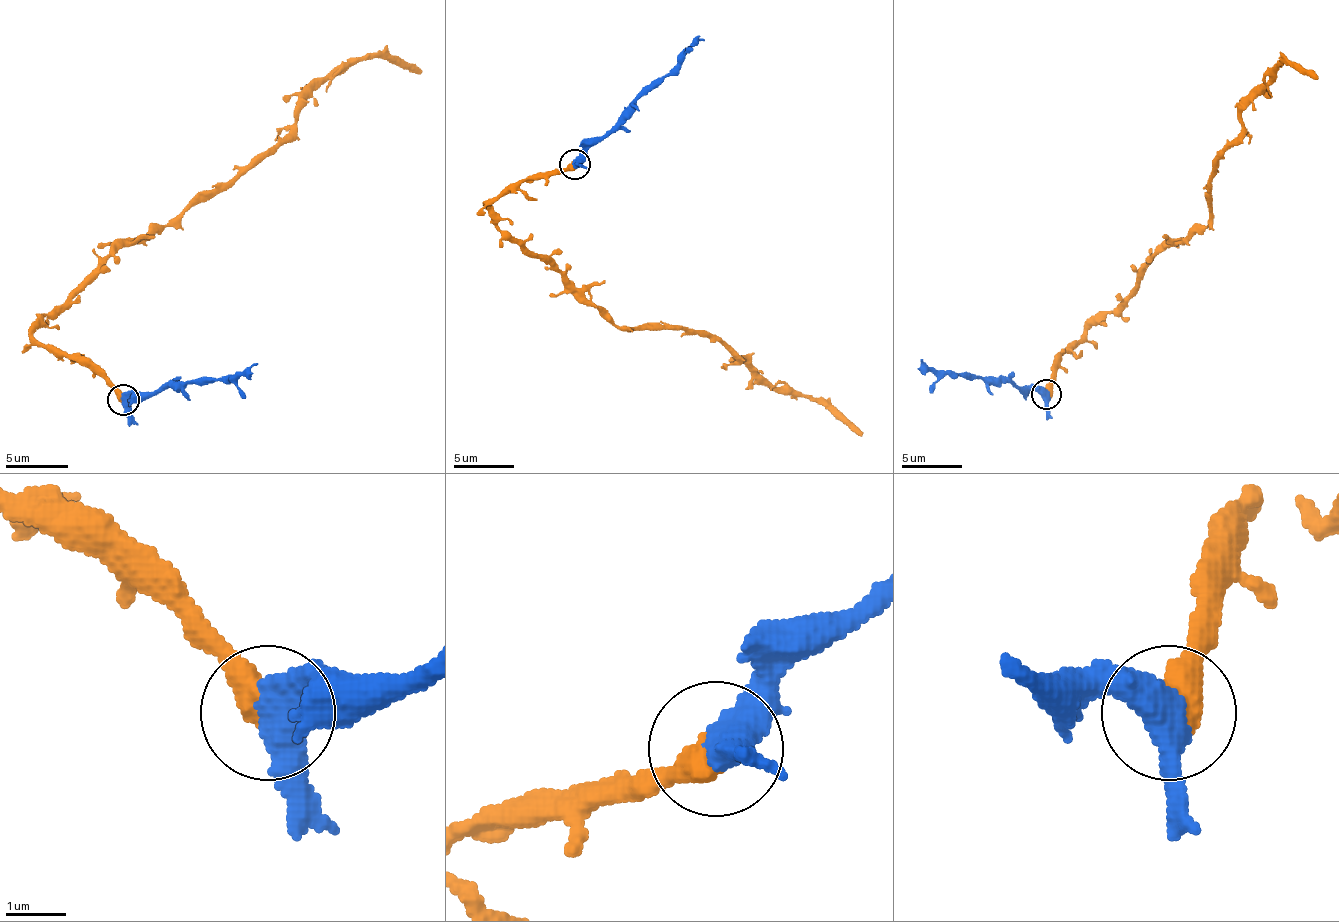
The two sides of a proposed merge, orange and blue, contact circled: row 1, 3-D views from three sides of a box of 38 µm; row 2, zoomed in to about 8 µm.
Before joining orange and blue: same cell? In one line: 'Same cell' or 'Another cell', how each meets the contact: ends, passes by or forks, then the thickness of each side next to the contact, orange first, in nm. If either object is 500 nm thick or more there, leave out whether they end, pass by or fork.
Same cell. Thickness 500 nm (orange) against 500 nm

